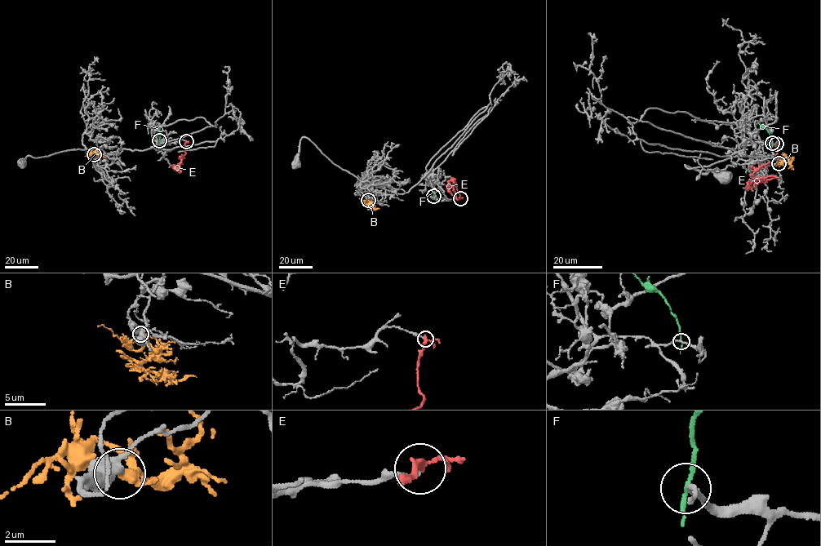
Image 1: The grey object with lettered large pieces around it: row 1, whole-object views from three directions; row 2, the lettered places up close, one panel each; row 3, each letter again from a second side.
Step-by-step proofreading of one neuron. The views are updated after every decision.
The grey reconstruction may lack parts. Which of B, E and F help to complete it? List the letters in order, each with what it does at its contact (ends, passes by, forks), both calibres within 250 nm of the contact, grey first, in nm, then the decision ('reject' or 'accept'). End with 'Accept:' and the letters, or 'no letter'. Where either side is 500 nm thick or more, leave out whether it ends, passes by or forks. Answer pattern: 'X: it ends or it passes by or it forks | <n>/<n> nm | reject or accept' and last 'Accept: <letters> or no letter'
B: it passes by | 480/240 nm | reject
E: it forks | 150/190 nm | reject
F: it passes by | 170/150 nm | reject
Accept: no letter

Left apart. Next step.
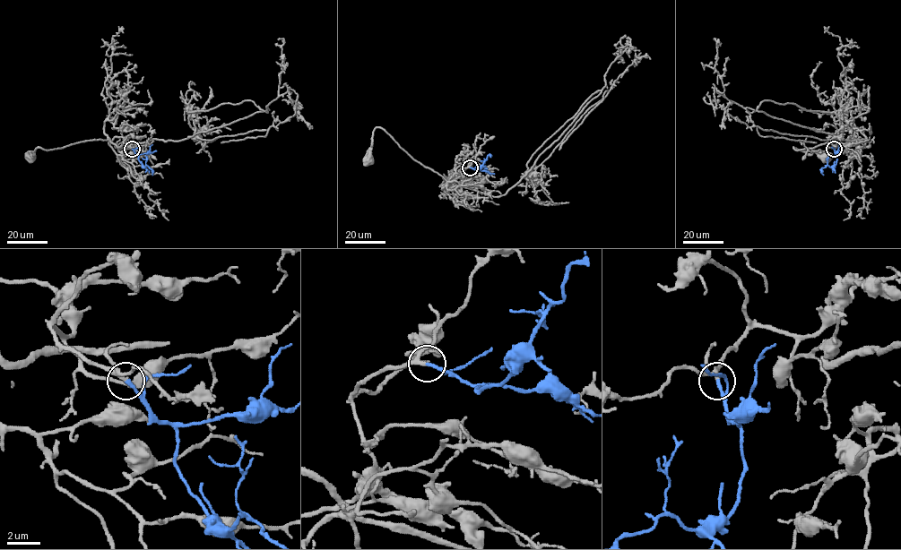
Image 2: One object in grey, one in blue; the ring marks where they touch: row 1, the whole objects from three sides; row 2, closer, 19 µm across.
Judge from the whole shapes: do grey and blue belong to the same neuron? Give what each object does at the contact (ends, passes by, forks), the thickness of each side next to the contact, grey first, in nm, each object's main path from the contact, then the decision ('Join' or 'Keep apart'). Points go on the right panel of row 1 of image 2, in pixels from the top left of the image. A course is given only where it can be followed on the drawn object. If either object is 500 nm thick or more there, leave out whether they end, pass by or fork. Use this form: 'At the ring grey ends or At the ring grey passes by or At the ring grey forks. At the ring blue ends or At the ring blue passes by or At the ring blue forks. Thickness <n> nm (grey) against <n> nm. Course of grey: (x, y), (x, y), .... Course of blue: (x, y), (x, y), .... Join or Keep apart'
At the ring grey passes by. At the ring blue ends. Thickness 200 nm (grey) against 220 nm. Course of grey: (834, 149), (838, 142), (845, 142), (852, 136), (858, 143), (835, 140), (812, 148), (793, 147), (827, 157). Course of blue: (834, 149), (836, 163), (822, 167), (823, 175). Join

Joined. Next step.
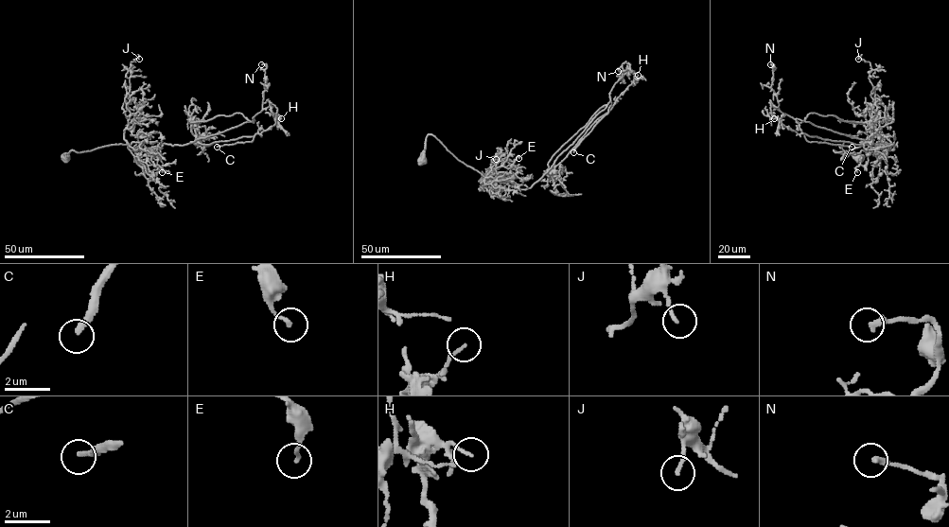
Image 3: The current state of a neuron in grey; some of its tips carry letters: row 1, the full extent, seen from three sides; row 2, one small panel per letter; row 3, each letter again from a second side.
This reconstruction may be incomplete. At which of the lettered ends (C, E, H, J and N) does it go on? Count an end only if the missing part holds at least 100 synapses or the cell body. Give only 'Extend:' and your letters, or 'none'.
Extend: C

